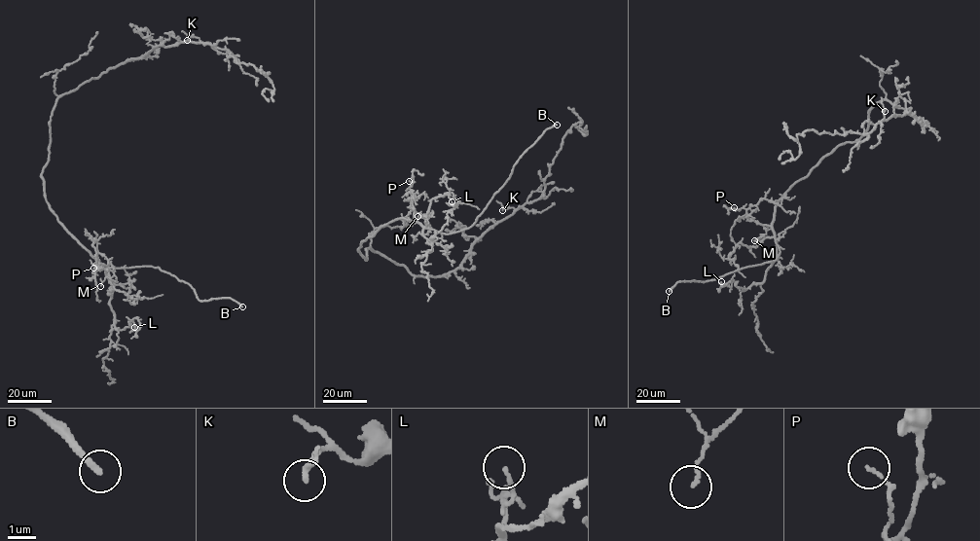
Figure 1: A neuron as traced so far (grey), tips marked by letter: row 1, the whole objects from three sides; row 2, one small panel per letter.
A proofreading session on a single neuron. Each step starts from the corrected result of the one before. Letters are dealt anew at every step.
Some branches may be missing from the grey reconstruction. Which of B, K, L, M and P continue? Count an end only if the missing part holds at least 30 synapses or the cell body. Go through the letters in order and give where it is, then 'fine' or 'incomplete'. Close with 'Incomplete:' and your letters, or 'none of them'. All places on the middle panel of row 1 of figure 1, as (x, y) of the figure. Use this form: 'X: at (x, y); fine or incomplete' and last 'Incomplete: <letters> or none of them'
B: at (557, 125); incomplete
K: at (502, 210); fine
L: at (452, 201); fine
M: at (417, 216); fine
P: at (409, 181); fine
Incomplete: B

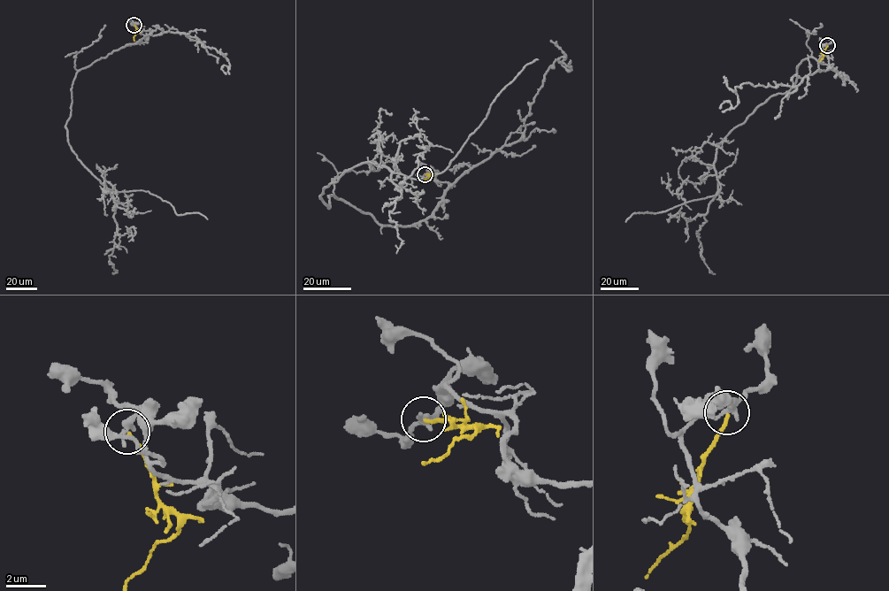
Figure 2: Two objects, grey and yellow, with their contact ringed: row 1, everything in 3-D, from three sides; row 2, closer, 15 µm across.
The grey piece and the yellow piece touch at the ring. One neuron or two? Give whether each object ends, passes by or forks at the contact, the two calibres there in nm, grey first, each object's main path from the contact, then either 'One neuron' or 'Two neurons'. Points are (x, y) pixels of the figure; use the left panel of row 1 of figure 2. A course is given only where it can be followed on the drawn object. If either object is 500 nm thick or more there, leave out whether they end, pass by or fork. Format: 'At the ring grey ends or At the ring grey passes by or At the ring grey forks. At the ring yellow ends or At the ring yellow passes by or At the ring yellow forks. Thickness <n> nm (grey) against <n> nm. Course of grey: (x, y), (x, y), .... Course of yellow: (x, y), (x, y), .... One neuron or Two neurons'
At the ring grey ends. At the ring yellow ends. Thickness 380 nm (grey) against 170 nm. Course of grey: (134, 24), (149, 34), (77, 72), (68, 143), (111, 189), (148, 191), (179, 215), (197, 212), (207, 218). Course of yellow: (134, 24), (138, 31), (134, 41). Two neurons

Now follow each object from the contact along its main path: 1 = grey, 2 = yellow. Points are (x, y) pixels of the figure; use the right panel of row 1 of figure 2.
1: (827, 45), (829, 69), (846, 75), (801, 61), (794, 86), (719, 145), (718, 194), (625, 221)
2: (827, 45), (819, 61)

